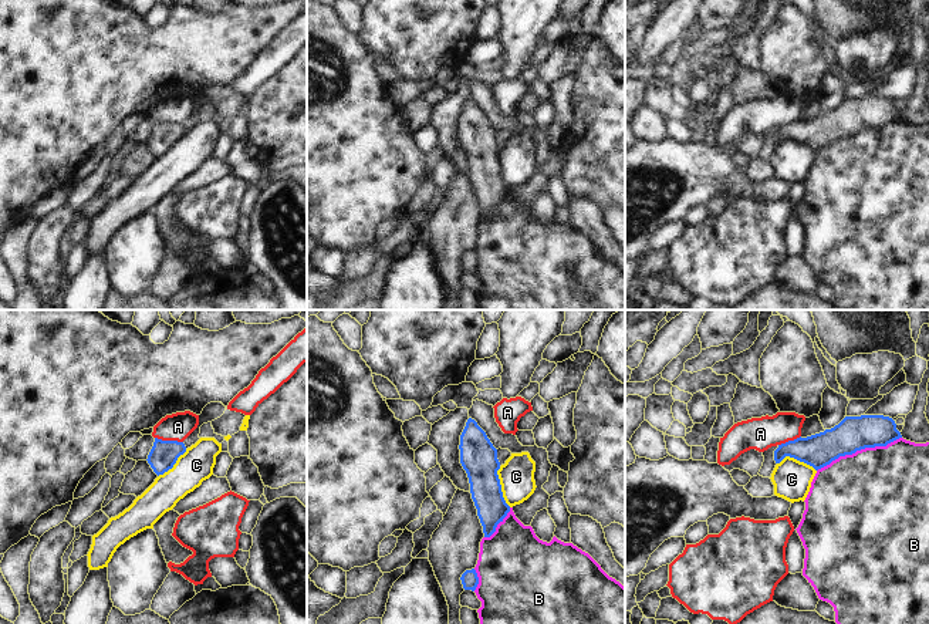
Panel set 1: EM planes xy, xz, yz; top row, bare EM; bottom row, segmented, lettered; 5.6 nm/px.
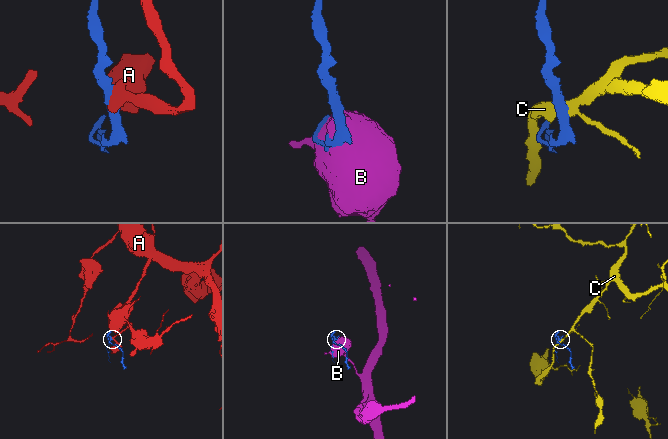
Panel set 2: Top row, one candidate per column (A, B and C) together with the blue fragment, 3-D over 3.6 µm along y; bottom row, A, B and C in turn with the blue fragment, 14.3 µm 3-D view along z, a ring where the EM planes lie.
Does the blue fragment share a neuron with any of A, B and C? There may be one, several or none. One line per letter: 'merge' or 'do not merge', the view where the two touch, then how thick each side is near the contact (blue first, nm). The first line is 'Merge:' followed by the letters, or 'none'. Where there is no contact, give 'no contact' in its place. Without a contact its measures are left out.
Merge: none
A: do not merge; contact in xy; calibres 160 and 160 nm
B: do not merge; contact in yz; calibres 200 and 480 nm
C: do not merge; contact in xz; calibres 200 and 190 nm

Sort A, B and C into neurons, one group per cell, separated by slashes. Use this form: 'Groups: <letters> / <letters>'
Groups: A / B / C

